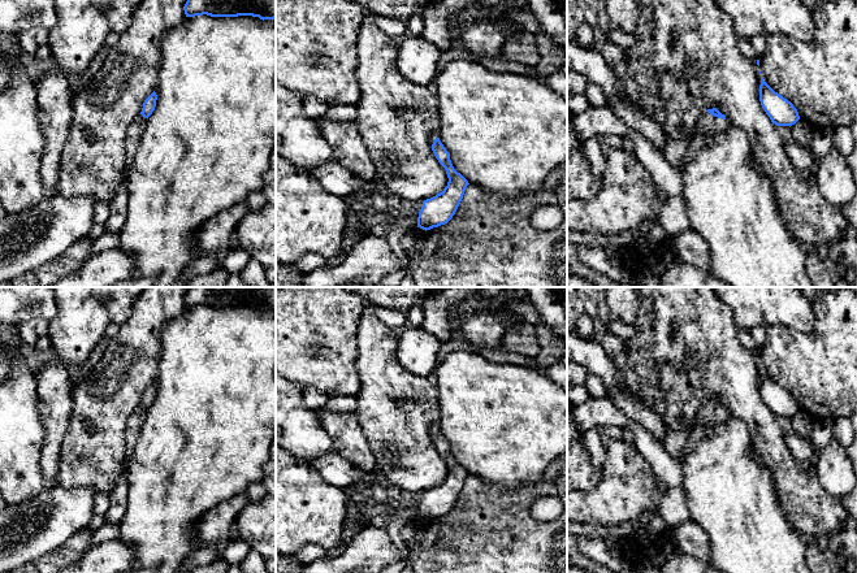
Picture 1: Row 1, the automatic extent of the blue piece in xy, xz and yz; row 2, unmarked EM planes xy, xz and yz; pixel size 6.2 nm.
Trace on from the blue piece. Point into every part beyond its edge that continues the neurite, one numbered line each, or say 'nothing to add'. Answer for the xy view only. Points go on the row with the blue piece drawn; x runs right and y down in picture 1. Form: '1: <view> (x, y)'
1: xy (133, 135)

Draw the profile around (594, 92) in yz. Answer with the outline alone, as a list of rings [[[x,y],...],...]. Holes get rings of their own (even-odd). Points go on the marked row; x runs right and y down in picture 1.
[[[589,82],[584,95],[594,108],[607,105],[605,91],[597,83]]]

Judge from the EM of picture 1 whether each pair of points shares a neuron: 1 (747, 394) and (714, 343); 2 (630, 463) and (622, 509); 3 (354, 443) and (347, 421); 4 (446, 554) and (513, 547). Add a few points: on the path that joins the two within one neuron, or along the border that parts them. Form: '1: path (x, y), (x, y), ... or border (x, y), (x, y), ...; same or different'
1: path (734, 381), (714, 360), (714, 356); same
2: path (627, 474), (627, 490), (622, 498); same
3: path (349, 438), (347, 426); same
4: path (463, 554), (496, 554); same

